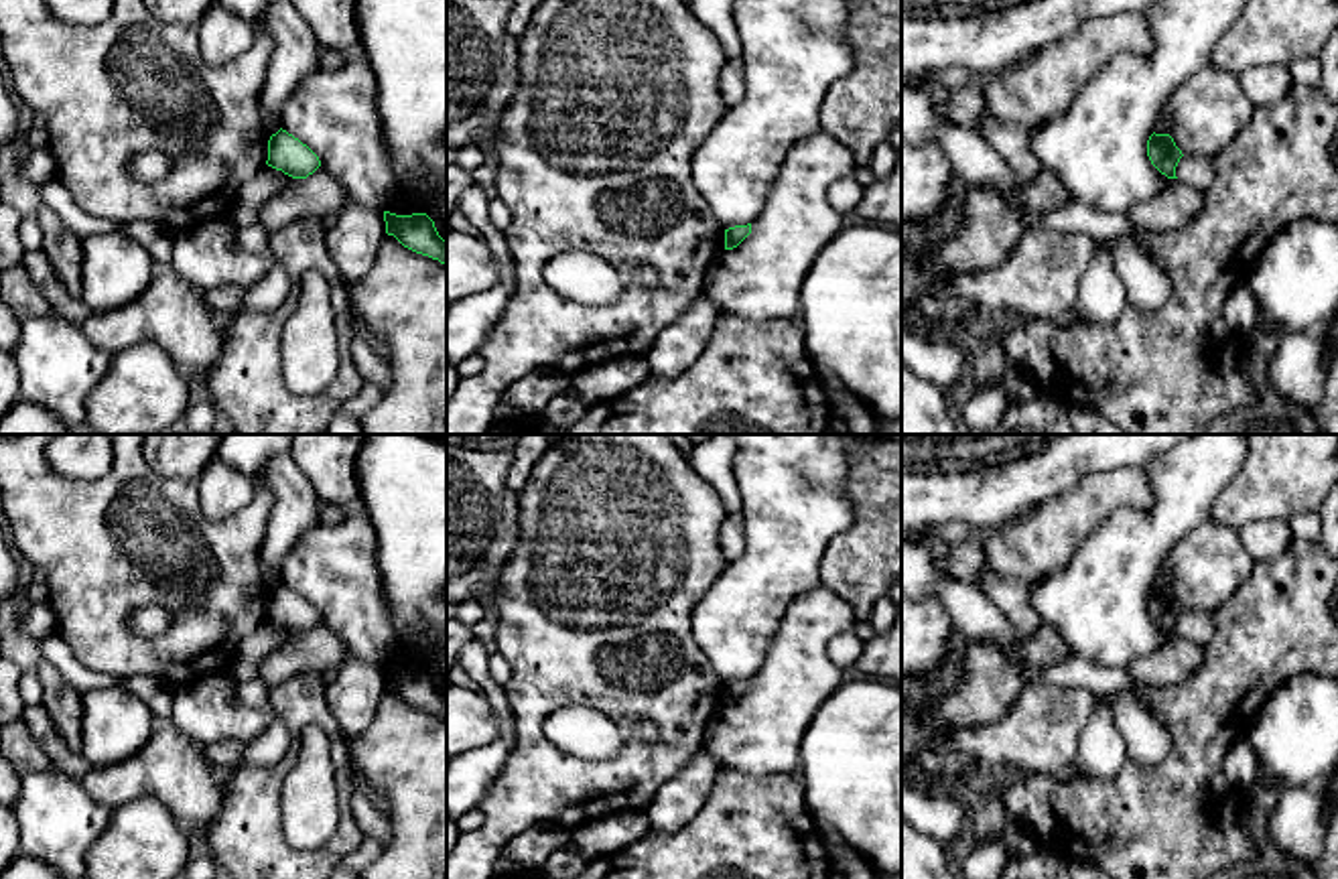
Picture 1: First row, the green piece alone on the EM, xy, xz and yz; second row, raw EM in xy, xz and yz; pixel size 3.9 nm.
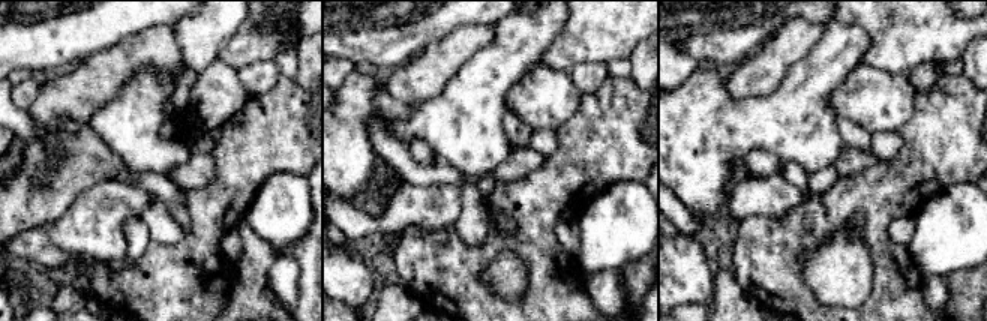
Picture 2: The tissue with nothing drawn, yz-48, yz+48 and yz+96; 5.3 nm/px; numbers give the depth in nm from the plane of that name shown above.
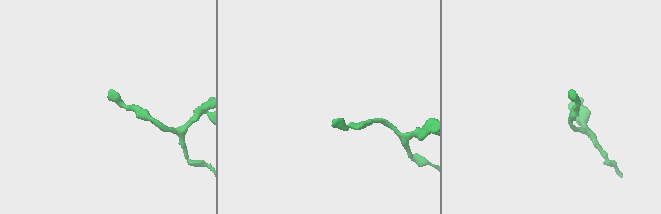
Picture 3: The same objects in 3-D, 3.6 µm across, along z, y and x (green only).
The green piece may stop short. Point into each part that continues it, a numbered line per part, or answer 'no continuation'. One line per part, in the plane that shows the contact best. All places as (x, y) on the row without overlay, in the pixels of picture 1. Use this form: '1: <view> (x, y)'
no continuation

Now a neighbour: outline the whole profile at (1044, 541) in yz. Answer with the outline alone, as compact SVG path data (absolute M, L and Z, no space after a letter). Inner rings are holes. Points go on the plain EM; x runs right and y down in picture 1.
M1143 467L1084 477L1072 491L1052 497L1021 520L989 532L987 570L1017 579L1025 591L1068 564L1074 550L1113 512L1149 512L1155 495Z

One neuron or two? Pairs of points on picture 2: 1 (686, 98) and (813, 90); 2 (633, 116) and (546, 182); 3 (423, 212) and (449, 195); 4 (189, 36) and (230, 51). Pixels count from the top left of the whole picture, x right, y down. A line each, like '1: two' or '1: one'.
1: one
2: one
3: one
4: two

